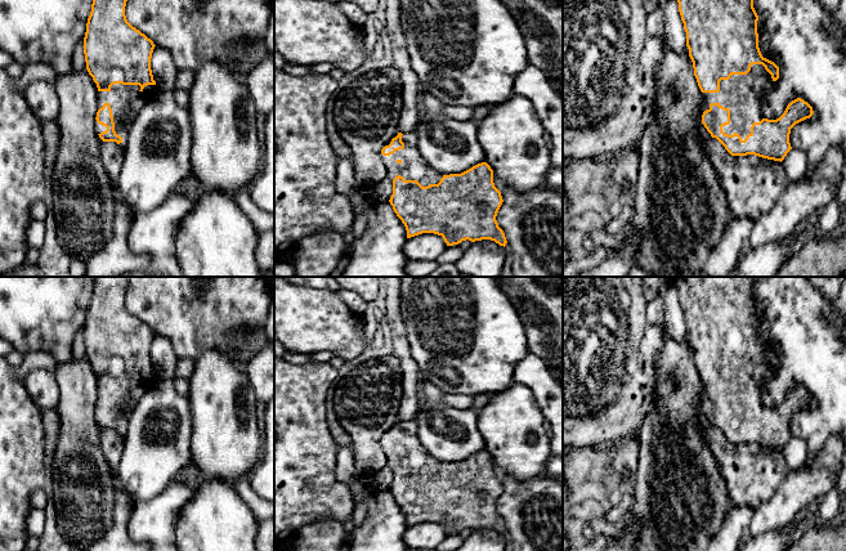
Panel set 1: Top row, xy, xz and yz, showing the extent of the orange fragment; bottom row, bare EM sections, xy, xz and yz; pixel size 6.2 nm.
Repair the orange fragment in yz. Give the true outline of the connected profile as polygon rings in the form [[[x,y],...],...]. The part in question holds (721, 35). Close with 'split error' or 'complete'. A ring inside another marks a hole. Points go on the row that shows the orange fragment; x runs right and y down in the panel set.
[[[677,0],[677,3],[694,76],[704,97],[702,124],[731,156],[755,154],[782,162],[792,149],[791,129],[810,118],[814,111],[807,102],[797,98],[776,120],[767,120],[761,115],[752,85],[766,71],[773,81],[776,81],[779,67],[764,58],[760,51],[758,15],[753,0]]]; split error

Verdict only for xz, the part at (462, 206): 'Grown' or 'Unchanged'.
Grown

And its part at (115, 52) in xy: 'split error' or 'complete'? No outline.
split error

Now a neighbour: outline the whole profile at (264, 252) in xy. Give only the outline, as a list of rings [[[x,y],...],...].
[[[274,230],[259,233],[255,259],[263,274],[274,270]]]

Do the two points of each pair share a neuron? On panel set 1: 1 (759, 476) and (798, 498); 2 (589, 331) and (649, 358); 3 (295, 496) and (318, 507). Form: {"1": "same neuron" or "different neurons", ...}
{"1": "different neurons", "2": "different neurons", "3": "same neuron"}

